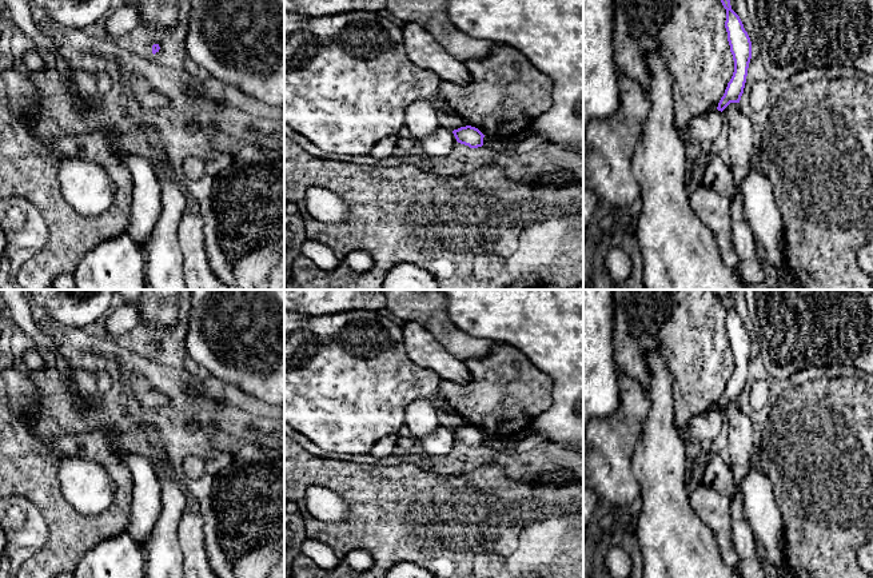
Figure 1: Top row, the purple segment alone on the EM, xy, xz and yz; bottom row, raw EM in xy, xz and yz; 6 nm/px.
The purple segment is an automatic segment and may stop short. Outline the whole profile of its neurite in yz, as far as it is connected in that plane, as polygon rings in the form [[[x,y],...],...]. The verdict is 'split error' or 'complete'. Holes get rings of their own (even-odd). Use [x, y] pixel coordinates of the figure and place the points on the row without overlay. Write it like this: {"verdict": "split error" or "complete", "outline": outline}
{"verdict": "complete", "outline": [[[713,290],[726,308],[725,327],[734,359],[734,371],[728,382],[717,408],[723,410],[730,402],[740,402],[744,392],[748,367],[752,358],[752,340],[740,315],[732,308],[728,290]]]}

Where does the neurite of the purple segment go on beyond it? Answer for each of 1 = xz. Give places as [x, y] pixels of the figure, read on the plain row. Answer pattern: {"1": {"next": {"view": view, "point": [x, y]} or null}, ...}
{"1": {"next": null}}

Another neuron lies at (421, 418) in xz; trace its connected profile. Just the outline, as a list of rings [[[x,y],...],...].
[[[427,400],[411,403],[404,414],[404,424],[415,441],[428,435],[439,426],[435,406]]]

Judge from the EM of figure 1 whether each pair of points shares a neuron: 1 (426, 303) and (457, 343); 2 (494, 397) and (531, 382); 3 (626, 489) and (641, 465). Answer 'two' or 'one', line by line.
1: one
2: one
3: two

